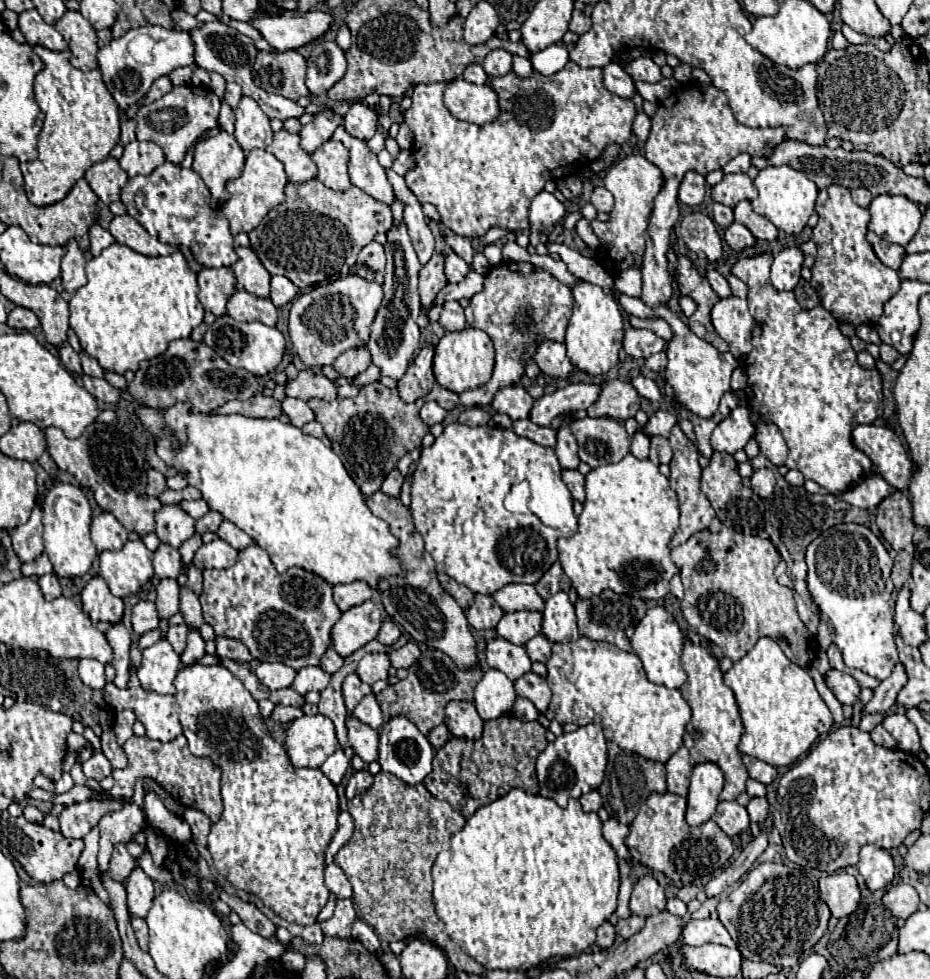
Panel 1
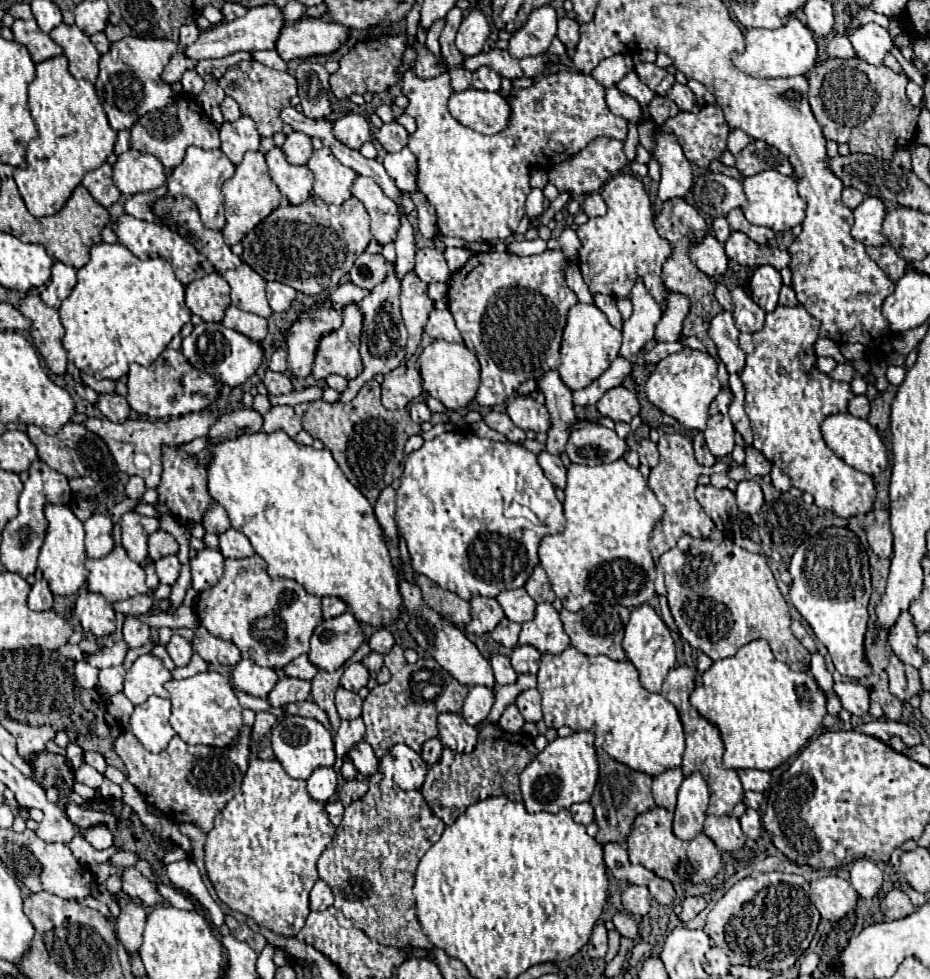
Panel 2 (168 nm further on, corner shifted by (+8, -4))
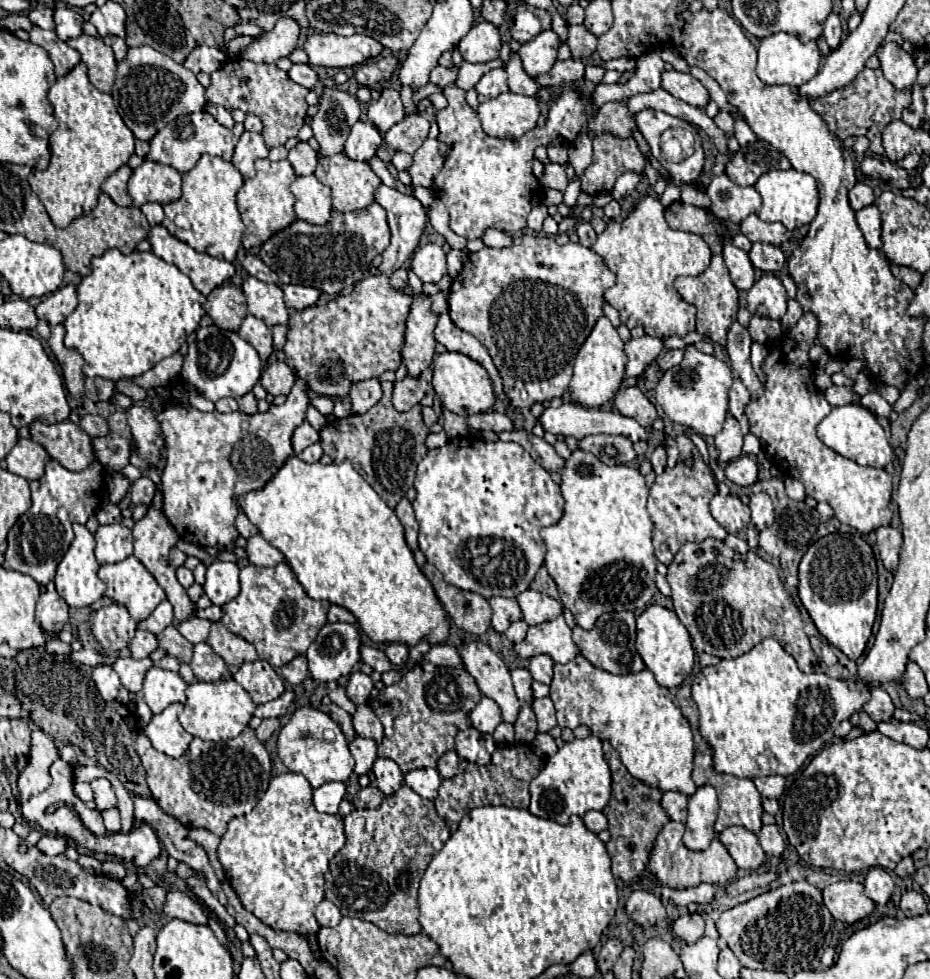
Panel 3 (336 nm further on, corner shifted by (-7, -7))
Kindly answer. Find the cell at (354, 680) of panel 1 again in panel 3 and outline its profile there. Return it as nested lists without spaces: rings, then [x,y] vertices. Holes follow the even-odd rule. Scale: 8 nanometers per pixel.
[[[362,703],[356,707],[356,713],[352,715],[352,723],[354,723],[354,729],[358,735],[372,737],[380,743],[380,739],[384,735],[384,727],[368,703]]]

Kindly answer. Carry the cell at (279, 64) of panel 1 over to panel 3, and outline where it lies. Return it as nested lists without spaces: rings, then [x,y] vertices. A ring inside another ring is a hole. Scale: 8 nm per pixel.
[[[228,59],[222,69],[212,73],[212,85],[206,89],[206,101],[222,105],[226,109],[242,109],[244,113],[258,115],[264,125],[264,139],[266,139],[268,147],[284,145],[288,137],[297,136],[300,127],[304,125],[304,117],[306,117],[306,109],[308,109],[308,105],[304,101],[306,95],[308,95],[308,89],[294,83],[286,71],[278,69],[276,65],[254,63],[254,61],[246,61],[246,59]]]

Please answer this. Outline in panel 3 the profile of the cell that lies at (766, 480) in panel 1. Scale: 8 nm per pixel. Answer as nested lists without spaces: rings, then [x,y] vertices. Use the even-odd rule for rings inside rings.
[[[766,491],[762,493],[754,493],[750,495],[750,509],[752,509],[752,523],[758,529],[770,527],[774,523],[774,507],[772,507],[772,499]]]

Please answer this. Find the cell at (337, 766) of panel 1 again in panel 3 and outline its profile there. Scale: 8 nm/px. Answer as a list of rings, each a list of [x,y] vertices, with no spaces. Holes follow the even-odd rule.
[[[330,781],[314,789],[314,807],[320,813],[338,813],[338,805],[346,795],[346,785],[340,781]]]

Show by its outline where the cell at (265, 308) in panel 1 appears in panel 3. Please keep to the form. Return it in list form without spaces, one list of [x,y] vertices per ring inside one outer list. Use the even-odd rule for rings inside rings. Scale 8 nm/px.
[[[246,315],[238,333],[242,339],[246,339],[256,347],[262,361],[268,359],[268,355],[272,353],[272,329],[262,319],[256,319],[254,315]]]

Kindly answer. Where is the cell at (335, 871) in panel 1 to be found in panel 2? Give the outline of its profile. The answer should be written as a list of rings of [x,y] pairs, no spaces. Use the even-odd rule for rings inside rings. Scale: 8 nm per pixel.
[[[317,880],[315,886],[313,886],[313,890],[311,890],[311,894],[309,894],[309,908],[313,912],[323,912],[331,904],[333,904],[331,888],[323,880]]]

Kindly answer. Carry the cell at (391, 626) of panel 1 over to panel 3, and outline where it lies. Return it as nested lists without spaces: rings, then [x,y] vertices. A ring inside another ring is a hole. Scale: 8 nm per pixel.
[[[388,643],[386,649],[384,649],[386,657],[394,663],[394,665],[400,665],[400,663],[406,663],[408,659],[408,647],[404,643]]]

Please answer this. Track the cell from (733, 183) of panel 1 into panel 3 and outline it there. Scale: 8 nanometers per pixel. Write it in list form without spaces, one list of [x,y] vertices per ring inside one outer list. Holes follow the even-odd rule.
[[[726,173],[716,175],[706,187],[706,193],[712,201],[710,211],[724,221],[740,223],[762,207],[762,197],[754,187],[740,187]]]

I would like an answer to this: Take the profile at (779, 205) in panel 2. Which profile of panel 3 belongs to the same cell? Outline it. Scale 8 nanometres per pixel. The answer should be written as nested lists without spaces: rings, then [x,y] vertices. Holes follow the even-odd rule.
[[[796,169],[768,171],[756,181],[754,189],[762,195],[762,209],[758,217],[764,221],[780,221],[790,231],[794,231],[802,225],[808,225],[816,217],[818,189],[816,189],[816,181],[808,173],[800,173]]]

